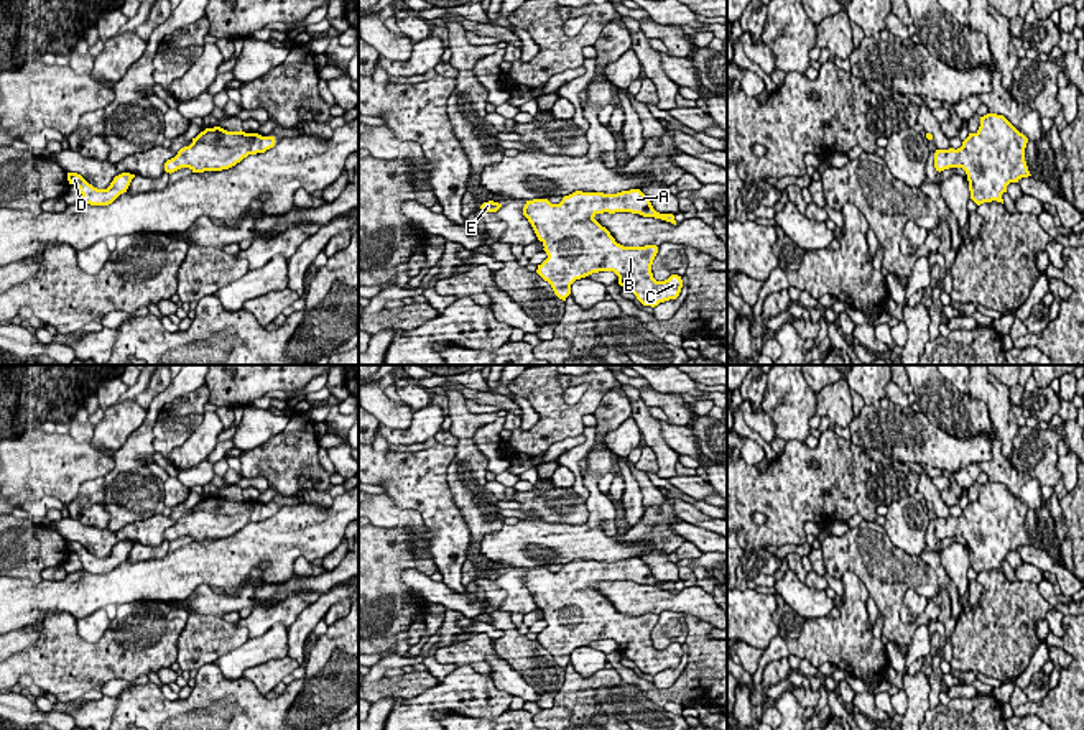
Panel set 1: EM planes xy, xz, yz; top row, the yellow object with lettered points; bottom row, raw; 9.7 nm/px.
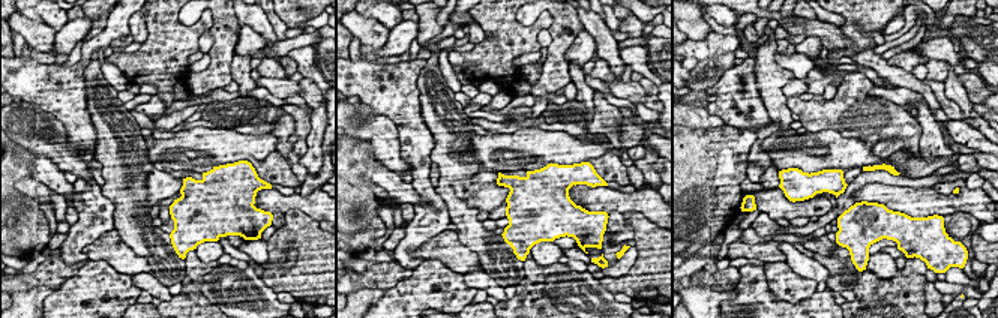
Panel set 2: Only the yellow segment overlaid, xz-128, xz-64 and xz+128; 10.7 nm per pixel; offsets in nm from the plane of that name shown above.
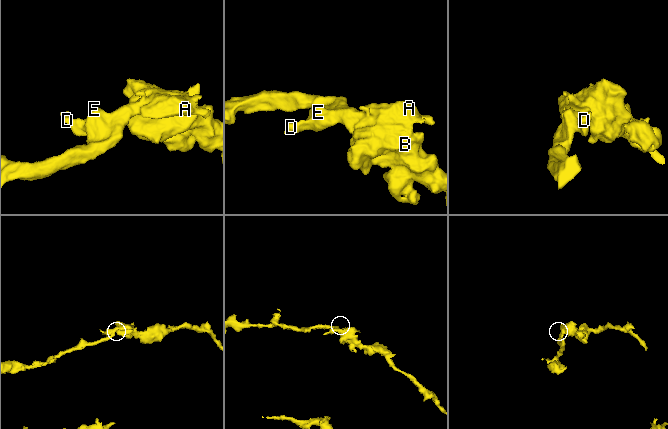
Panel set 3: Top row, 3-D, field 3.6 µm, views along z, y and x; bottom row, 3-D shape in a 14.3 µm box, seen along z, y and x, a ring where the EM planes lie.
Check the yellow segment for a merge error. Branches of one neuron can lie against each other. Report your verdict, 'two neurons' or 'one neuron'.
one neuron

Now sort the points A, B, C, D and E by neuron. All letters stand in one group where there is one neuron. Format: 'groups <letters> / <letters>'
groups A B C D E

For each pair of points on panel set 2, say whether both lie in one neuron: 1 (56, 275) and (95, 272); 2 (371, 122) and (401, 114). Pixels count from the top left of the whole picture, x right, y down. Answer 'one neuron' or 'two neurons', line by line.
1: two neurons
2: two neurons

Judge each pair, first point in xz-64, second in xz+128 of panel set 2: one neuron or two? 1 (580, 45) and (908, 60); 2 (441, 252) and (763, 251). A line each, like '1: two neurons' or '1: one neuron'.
1: one neuron
2: one neuron

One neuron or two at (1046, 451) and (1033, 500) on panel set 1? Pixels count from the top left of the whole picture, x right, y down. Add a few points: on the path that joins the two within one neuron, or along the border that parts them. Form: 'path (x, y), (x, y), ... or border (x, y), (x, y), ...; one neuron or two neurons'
border (1032, 475), (1040, 487); two neurons

